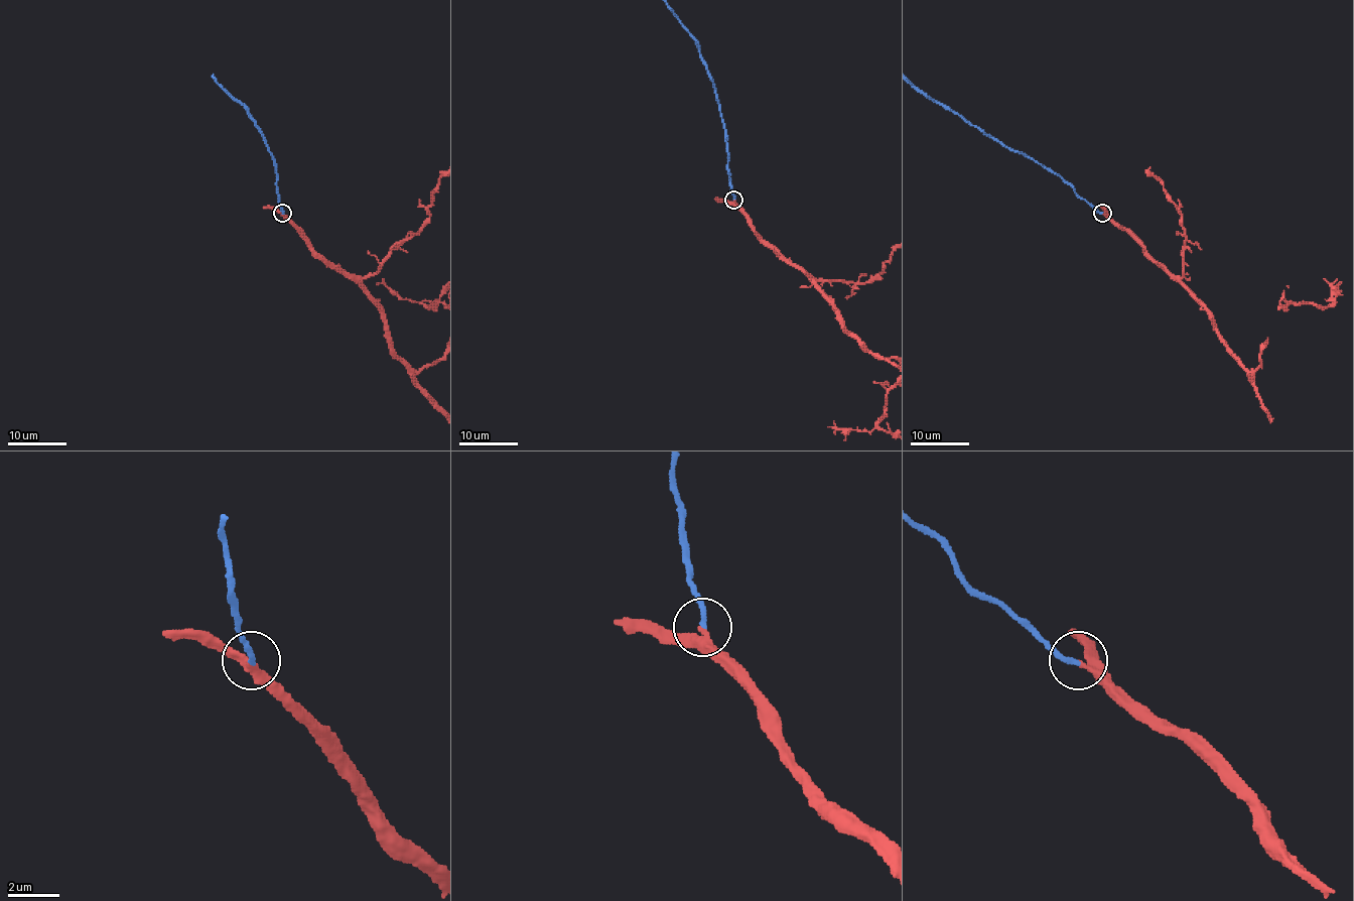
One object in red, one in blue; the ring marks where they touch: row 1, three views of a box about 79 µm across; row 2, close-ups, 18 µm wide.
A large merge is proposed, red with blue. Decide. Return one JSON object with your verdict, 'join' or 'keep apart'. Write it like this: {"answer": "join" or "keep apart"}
{"answer": "join"}

